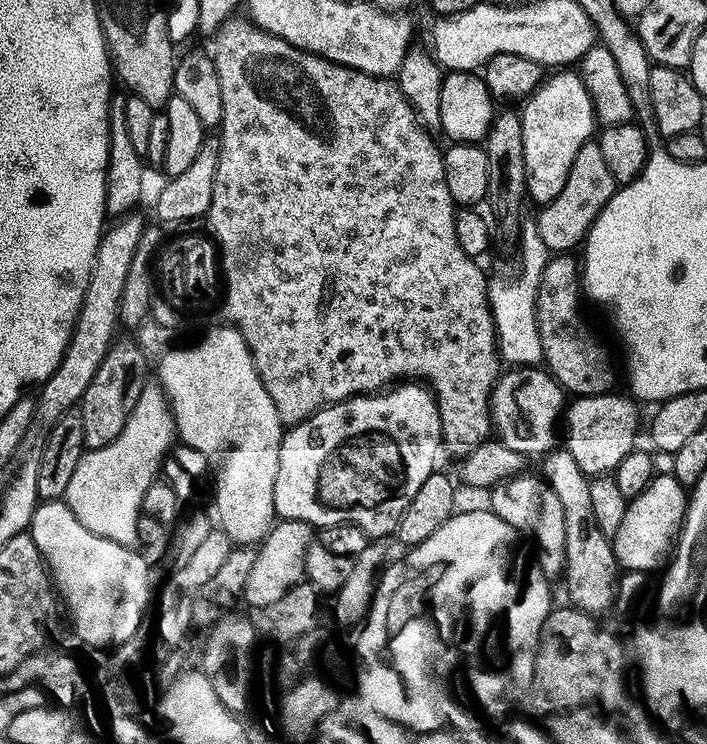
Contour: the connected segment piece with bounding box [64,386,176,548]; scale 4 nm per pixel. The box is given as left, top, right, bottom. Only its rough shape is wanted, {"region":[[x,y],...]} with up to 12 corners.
{"region":[[142,389],[122,434],[85,451],[64,495],[86,530],[127,548],[176,425]]}

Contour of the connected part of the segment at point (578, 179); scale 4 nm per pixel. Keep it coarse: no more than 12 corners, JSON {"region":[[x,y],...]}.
{"region":[[599,143],[537,211],[548,253],[575,253],[617,187]]}

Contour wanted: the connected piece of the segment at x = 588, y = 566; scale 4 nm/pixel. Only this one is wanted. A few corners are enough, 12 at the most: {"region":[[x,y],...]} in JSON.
{"region":[[567,448],[542,479],[566,522],[567,575],[588,614],[621,595],[613,541],[594,519],[589,477]]}

